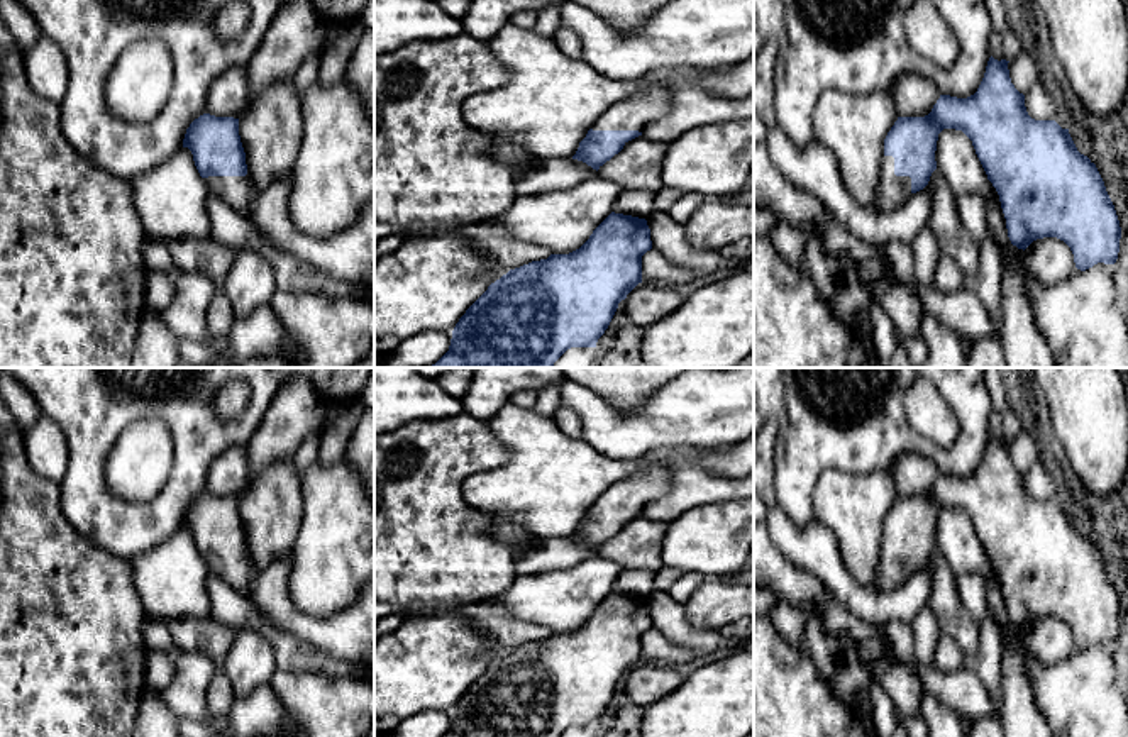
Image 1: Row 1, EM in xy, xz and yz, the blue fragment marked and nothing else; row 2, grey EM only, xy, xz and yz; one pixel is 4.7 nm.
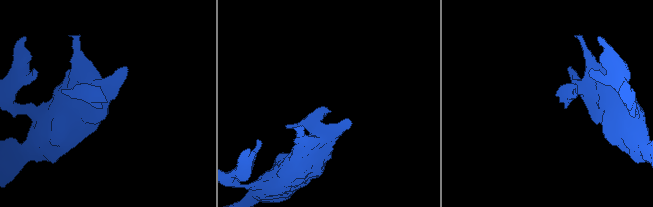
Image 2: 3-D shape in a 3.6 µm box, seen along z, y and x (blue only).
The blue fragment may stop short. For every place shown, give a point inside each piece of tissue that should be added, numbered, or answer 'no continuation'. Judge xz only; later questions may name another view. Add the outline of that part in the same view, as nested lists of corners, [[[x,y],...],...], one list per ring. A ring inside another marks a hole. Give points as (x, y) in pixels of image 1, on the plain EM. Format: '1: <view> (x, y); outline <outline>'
1: xz (632, 493); outline [[[652,464],[644,471],[608,486],[593,503],[593,510],[639,510],[671,488],[671,466]]]

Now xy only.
1: xy (237, 571); outline [[[208,556],[205,561],[210,573],[222,578],[239,593],[246,596],[249,595],[249,590],[257,574],[247,556]]]

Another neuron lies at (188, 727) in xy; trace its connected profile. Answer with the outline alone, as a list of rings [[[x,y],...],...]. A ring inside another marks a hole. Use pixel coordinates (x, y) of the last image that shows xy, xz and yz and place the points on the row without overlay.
[[[178,717],[180,737],[232,737],[225,718],[202,722],[190,717]]]

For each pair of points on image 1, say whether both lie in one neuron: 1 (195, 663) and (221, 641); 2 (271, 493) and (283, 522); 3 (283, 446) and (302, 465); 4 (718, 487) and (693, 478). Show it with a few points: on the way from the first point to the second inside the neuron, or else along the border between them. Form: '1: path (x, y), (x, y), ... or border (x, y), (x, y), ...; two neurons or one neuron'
1: border (176, 646), (187, 651), (202, 651), (219, 666); two neurons
2: path (273, 500), (273, 512), (276, 515); one neuron
3: border (320, 431), (309, 436), (292, 458); two neurons
4: path (712, 487), (700, 485); one neuron

